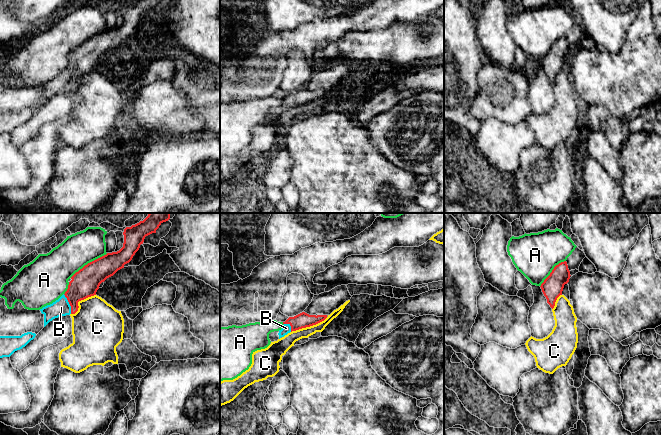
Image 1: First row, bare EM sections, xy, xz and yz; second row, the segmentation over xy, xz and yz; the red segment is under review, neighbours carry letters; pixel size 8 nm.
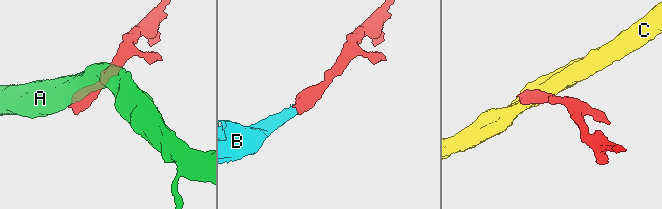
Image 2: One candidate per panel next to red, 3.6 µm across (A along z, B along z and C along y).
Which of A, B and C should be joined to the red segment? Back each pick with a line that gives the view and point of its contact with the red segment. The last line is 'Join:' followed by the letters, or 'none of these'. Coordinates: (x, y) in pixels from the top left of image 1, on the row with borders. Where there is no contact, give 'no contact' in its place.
B: contact xy (69, 303)
Join: B

